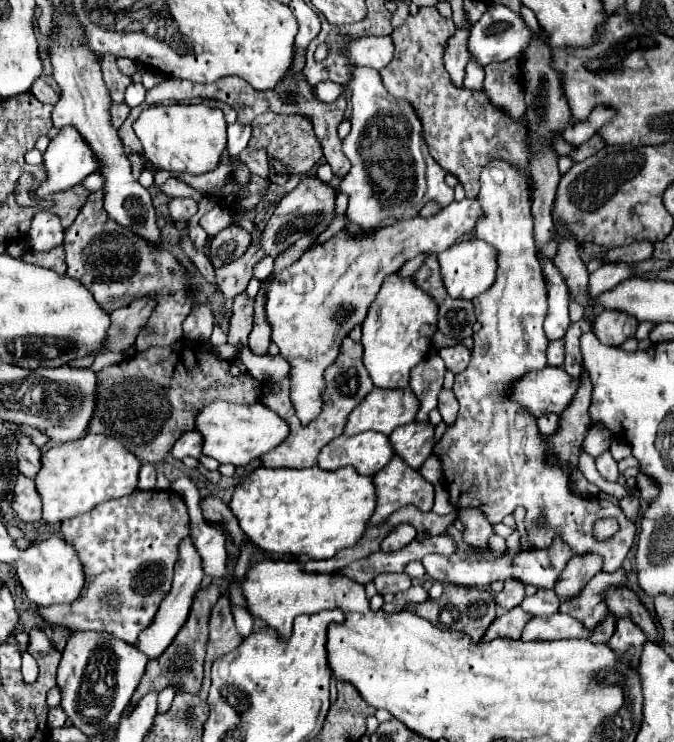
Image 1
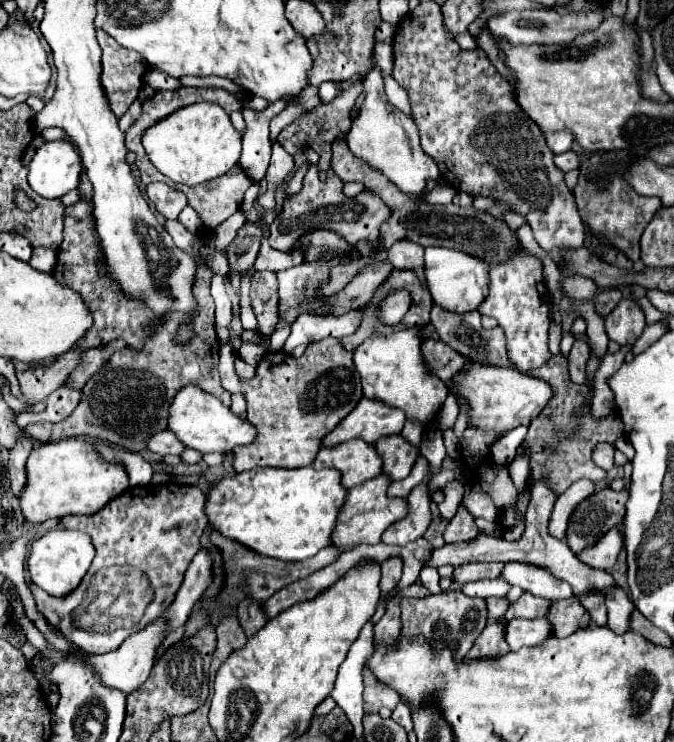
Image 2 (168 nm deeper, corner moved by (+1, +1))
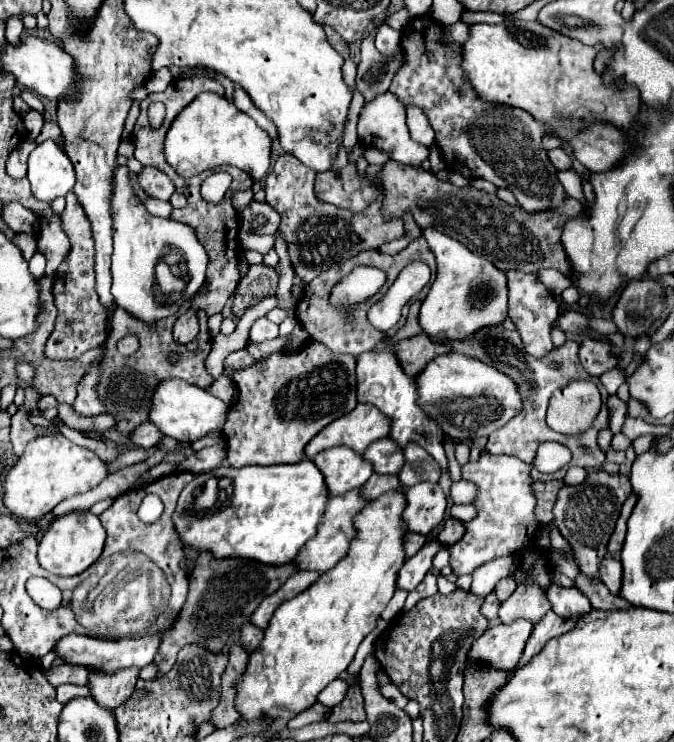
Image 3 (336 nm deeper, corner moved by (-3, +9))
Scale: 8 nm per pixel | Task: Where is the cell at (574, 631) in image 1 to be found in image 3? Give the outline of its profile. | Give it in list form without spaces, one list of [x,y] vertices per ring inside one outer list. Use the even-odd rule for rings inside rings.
[[[516,619],[514,623],[508,625],[500,623],[474,641],[468,657],[472,661],[480,661],[492,667],[512,671],[524,653],[524,645],[532,629],[534,625],[526,619]]]

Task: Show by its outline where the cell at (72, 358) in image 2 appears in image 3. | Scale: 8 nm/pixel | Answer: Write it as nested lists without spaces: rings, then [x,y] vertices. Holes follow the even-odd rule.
[[[36,387],[26,389],[26,399],[18,407],[16,415],[12,415],[12,425],[10,425],[10,443],[14,447],[14,455],[20,457],[26,449],[26,445],[38,437],[34,425],[30,423],[30,413],[38,409],[38,401],[42,399],[42,393]]]

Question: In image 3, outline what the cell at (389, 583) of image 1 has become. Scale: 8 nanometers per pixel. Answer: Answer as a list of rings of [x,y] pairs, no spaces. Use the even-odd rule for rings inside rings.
[[[406,533],[406,537],[404,537],[404,553],[406,553],[406,559],[412,557],[424,543],[426,543],[426,537],[424,535],[420,535],[420,533]]]

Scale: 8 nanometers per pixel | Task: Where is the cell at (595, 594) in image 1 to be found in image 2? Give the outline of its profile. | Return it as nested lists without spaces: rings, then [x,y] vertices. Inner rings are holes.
[[[576,597],[566,601],[556,601],[550,605],[546,619],[552,625],[552,637],[568,637],[570,633],[588,627],[590,615],[586,609],[578,603]]]

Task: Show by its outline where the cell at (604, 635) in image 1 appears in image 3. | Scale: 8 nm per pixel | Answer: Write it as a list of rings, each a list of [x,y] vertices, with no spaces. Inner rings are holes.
[[[604,471],[588,473],[588,479],[582,485],[564,485],[558,493],[558,501],[554,505],[554,525],[570,543],[576,559],[580,561],[580,571],[588,579],[600,581],[600,563],[606,557],[606,543],[614,531],[620,507],[630,493],[632,485],[626,475],[608,475]]]

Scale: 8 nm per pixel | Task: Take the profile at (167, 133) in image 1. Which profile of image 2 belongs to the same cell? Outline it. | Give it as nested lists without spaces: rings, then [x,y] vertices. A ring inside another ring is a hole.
[[[194,103],[178,109],[168,119],[152,125],[142,137],[142,145],[152,165],[170,181],[184,185],[200,185],[224,175],[232,165],[238,165],[242,151],[240,141],[242,133],[232,125],[228,113],[216,103]]]

